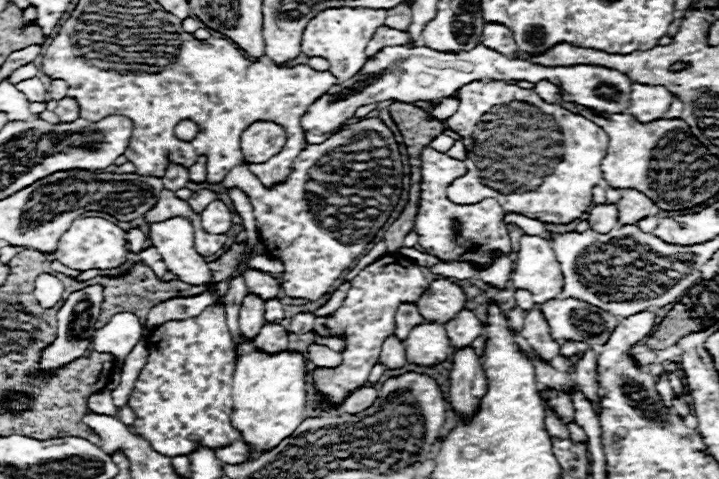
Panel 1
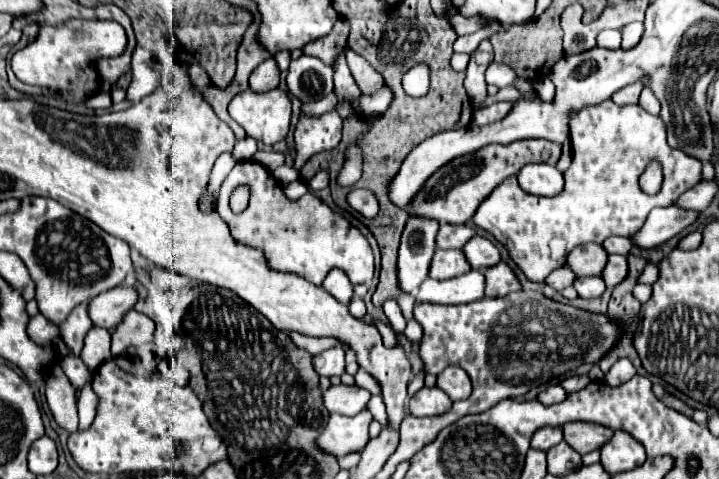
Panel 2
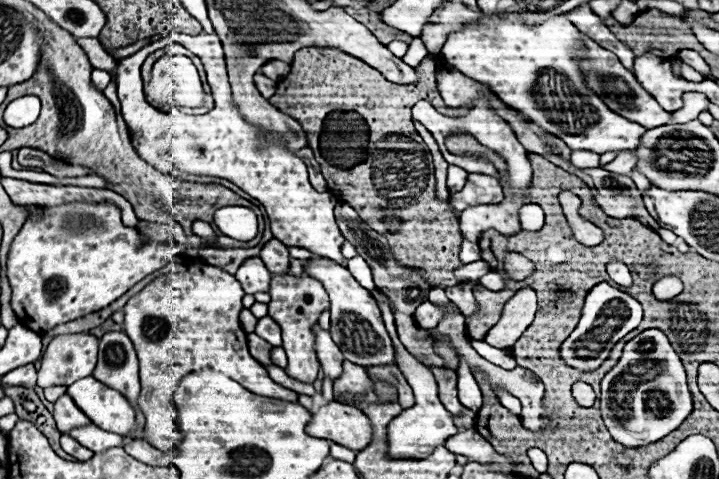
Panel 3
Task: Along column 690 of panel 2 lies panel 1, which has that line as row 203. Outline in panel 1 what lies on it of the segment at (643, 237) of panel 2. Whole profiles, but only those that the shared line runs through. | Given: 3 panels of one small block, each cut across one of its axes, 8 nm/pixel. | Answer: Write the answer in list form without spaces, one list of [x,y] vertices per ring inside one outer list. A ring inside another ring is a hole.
[[[214,200],[206,206],[206,210],[200,214],[202,228],[210,234],[226,234],[232,226],[232,214],[228,206],[222,200]]]

